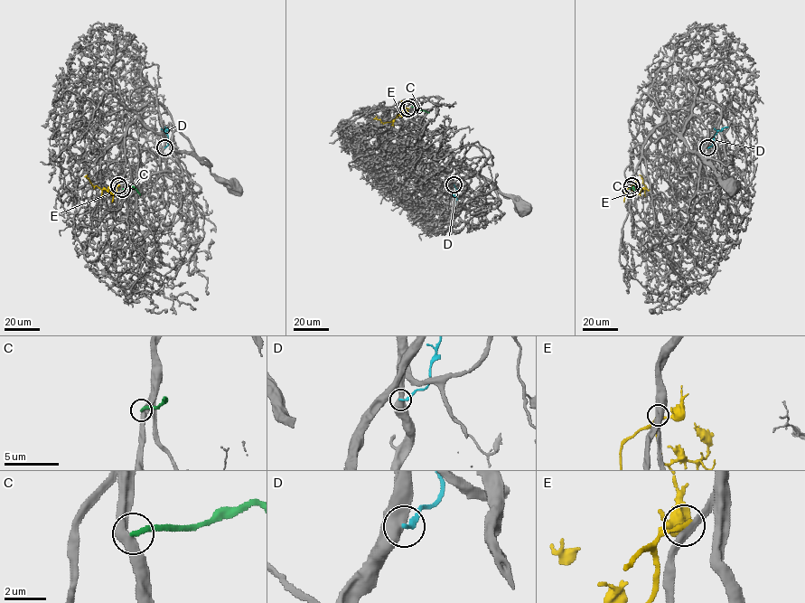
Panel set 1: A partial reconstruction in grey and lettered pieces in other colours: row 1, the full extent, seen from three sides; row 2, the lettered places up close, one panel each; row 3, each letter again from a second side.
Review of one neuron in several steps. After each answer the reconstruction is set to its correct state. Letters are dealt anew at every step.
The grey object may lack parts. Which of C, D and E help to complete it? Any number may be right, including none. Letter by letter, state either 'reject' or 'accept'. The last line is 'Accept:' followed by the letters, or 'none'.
C: reject
D: reject
E: reject
Accept: none

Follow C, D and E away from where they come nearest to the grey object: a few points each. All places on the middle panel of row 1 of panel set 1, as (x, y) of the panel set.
C: (411, 107), (429, 112)
D: (453, 184), (457, 191), (453, 194), (453, 205)
E: (407, 108), (392, 122), (382, 122), (374, 118), (376, 117)

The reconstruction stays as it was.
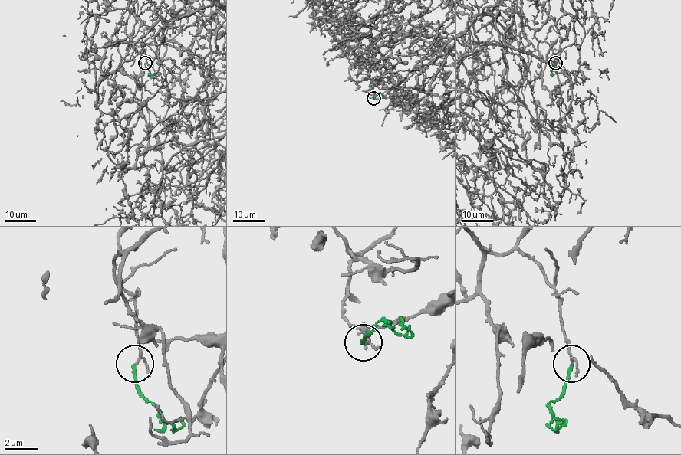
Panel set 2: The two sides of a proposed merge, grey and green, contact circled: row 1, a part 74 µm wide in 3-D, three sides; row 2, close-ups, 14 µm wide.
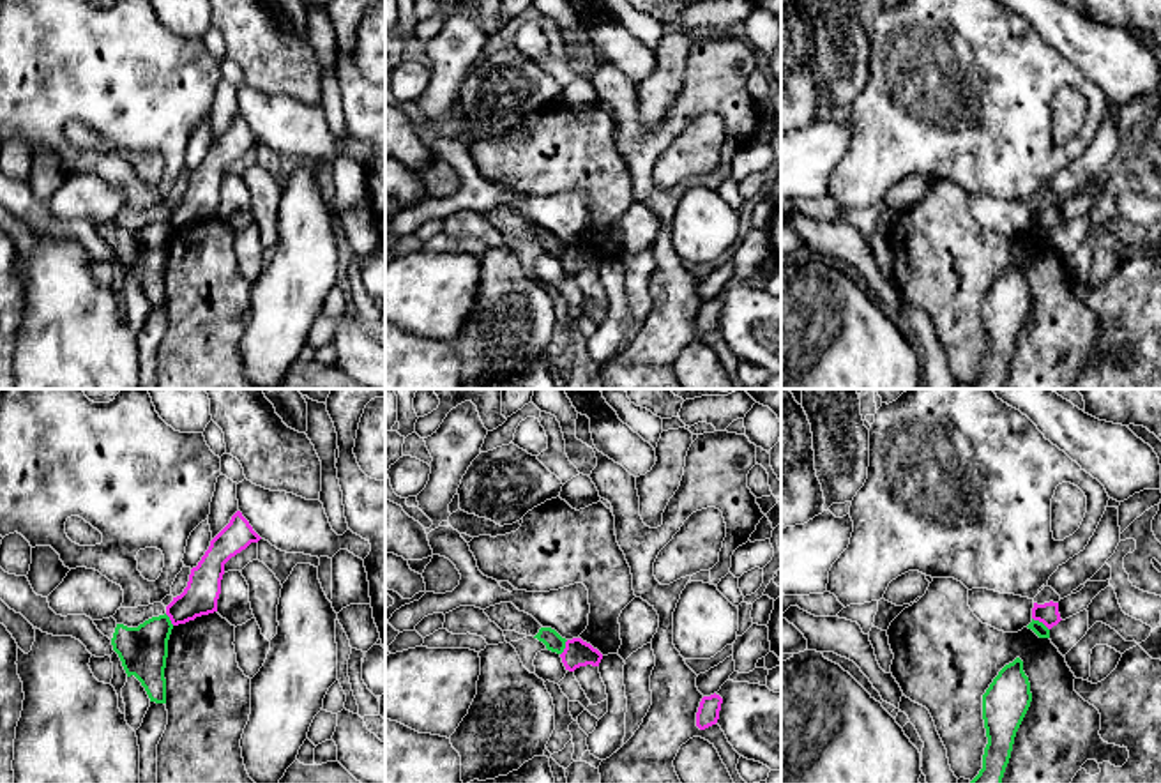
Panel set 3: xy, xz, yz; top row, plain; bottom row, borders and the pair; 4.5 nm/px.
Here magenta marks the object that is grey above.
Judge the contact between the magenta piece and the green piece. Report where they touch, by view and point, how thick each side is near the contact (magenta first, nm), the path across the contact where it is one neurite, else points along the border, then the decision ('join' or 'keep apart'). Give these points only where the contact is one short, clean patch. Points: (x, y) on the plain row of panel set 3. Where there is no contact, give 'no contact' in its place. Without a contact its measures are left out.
yz (1041, 225) | 100/60 nm | along yz (1032, 221), (1048, 234) | keep apart

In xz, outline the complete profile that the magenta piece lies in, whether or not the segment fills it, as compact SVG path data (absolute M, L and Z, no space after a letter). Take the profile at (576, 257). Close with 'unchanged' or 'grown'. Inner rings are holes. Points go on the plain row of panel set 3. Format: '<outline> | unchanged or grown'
M581 242L565 246L565 253L560 258L565 274L574 276L580 270L599 270L603 258Z | unchanged

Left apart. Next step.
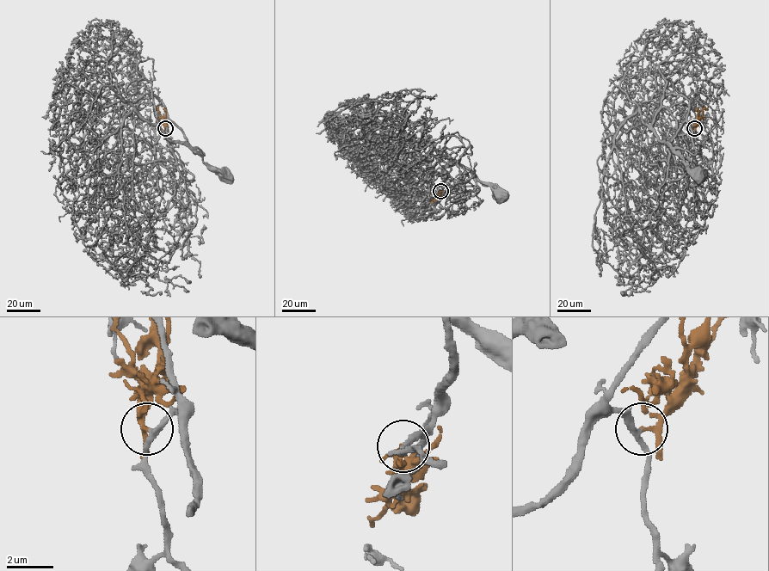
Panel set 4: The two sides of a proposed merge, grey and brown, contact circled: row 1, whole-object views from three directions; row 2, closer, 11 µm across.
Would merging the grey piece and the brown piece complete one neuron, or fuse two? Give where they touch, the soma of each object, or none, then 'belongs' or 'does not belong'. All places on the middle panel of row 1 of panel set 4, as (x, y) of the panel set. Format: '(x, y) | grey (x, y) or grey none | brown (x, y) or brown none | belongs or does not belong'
(440, 191) | grey (502, 198) | brown none | does not belong

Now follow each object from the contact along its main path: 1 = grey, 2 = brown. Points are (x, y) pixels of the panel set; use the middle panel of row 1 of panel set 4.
1: (440, 190), (443, 179), (429, 166), (433, 149), (467, 167), (479, 181), (486, 182), (501, 200), (502, 198)
2: (440, 190), (441, 194), (433, 202)

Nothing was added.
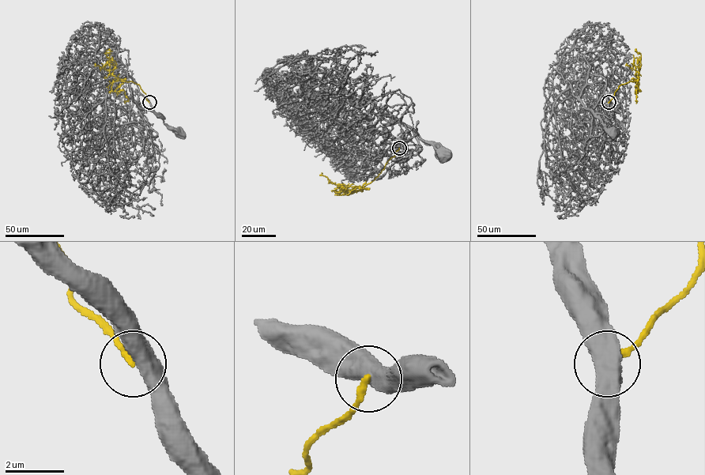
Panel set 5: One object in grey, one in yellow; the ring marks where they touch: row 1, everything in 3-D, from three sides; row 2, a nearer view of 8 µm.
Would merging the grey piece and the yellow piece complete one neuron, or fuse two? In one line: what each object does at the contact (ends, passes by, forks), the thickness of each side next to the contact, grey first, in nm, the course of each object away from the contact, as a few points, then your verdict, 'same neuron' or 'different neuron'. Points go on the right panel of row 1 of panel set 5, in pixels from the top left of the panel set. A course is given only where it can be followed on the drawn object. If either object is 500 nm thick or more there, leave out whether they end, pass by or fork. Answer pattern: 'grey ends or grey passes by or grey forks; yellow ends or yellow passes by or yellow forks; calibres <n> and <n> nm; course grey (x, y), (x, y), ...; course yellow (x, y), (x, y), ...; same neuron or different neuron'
calibres 600 and 220 nm; course grey (608, 103), (608, 111), (613, 117), (596, 114), (605, 130), (615, 133); course yellow (608, 103), (618, 87), (639, 78), (641, 54), (636, 50), (635, 51); different neuron

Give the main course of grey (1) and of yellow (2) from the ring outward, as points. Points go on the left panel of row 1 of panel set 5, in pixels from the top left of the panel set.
1: (149, 103), (153, 111), (163, 118), (160, 114), (159, 114), (163, 122), (171, 130), (181, 133)
2: (149, 103), (138, 84), (123, 81), (112, 74), (114, 63), (105, 54), (110, 50), (106, 51)

